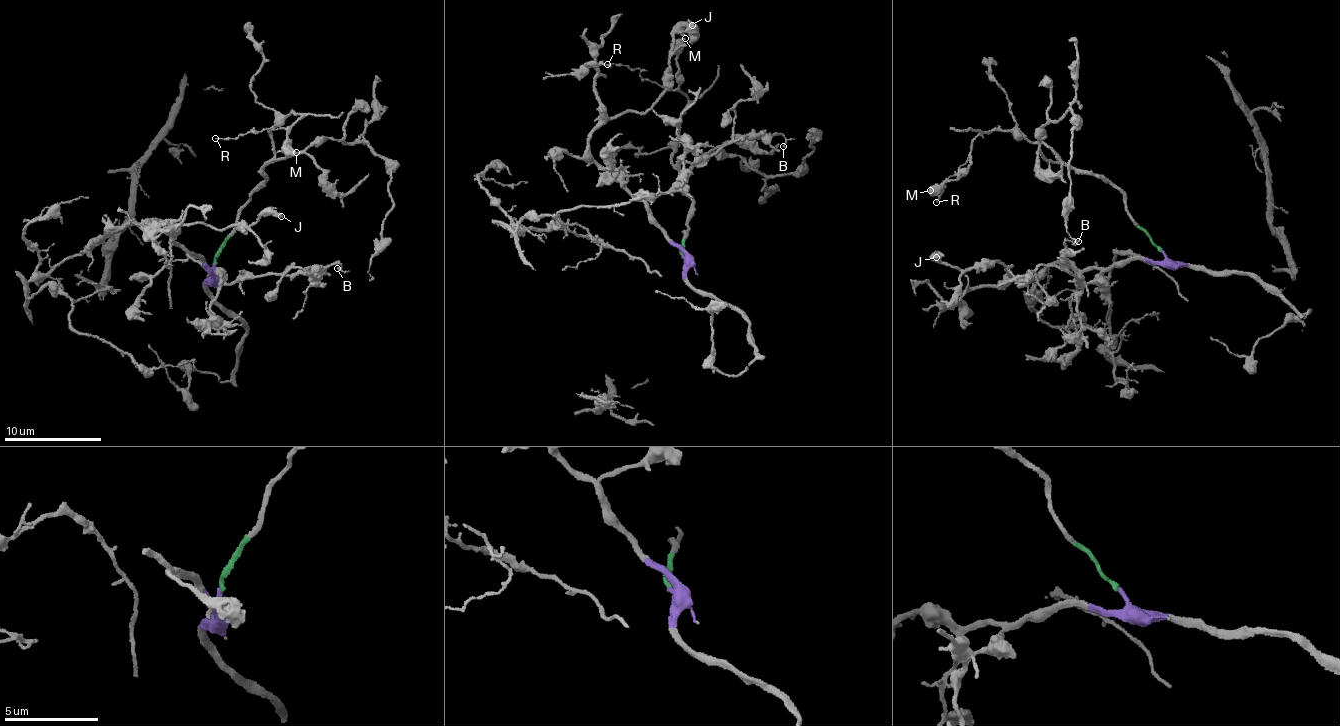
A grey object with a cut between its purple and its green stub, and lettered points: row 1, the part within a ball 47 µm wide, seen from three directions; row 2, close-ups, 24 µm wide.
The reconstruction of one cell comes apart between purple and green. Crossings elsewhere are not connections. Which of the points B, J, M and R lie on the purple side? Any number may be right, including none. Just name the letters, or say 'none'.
B, J

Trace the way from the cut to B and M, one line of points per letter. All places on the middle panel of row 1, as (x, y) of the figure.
B: (683, 257), (647, 203), (671, 188), (683, 164), (708, 161), (726, 144), (780, 132), (786, 141), (782, 147)
M: (683, 255), (691, 195), (685, 173), (673, 166), (687, 102), (676, 67), (685, 38)

